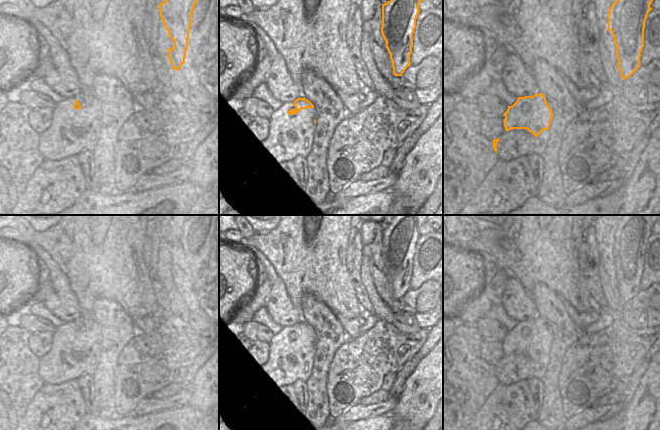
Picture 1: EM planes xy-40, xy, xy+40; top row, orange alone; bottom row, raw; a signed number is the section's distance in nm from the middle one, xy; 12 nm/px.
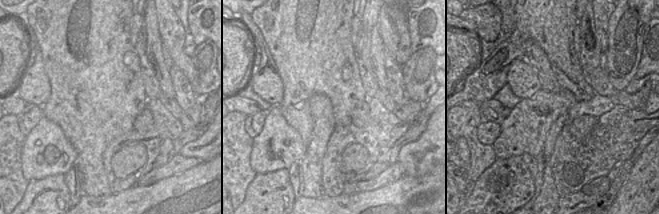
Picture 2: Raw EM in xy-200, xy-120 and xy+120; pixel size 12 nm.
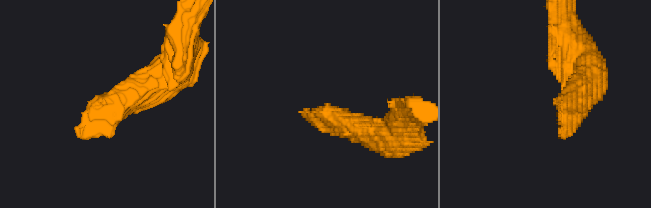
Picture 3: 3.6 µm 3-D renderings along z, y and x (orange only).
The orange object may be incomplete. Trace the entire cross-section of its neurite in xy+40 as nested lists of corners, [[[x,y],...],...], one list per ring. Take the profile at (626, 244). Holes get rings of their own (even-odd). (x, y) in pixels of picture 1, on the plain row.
[[[622,215],[609,233],[608,255],[612,256],[616,269],[618,293],[624,304],[640,291],[641,276],[644,271],[644,253],[652,225],[658,215]]]

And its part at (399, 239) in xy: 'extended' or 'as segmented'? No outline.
as segmented

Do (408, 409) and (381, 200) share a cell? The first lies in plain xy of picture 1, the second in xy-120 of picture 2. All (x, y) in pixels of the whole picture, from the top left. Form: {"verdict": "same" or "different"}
{"verdict": "different"}

